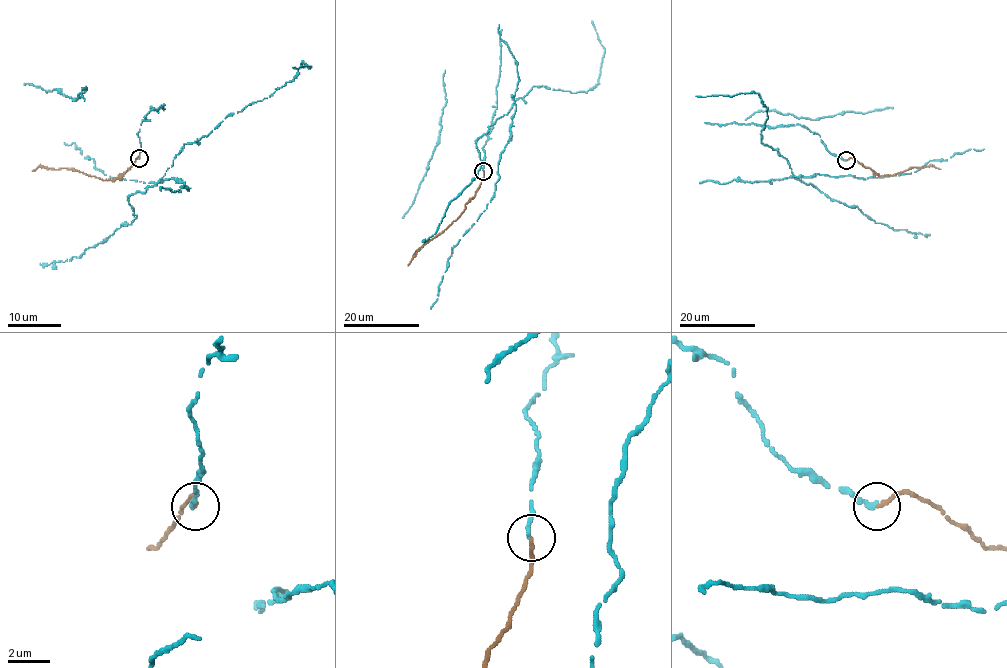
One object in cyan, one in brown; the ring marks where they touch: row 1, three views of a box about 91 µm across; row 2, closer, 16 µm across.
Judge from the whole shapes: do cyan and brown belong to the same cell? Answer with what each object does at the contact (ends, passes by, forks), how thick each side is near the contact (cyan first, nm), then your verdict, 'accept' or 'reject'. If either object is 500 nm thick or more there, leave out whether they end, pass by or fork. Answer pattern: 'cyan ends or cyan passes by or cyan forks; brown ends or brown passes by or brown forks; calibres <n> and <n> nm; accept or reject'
cyan ends; brown ends; calibres 240 and 200 nm; accept

